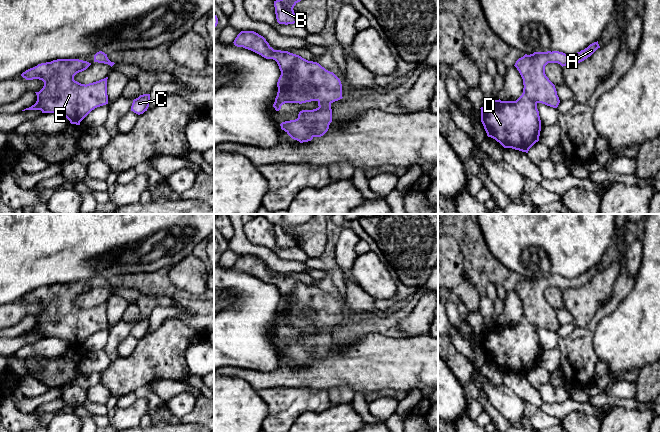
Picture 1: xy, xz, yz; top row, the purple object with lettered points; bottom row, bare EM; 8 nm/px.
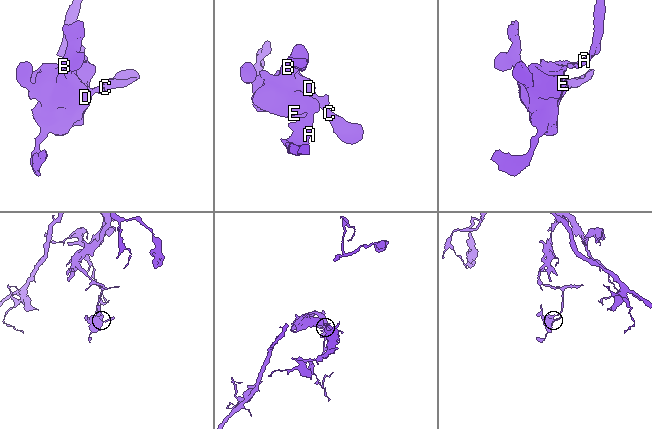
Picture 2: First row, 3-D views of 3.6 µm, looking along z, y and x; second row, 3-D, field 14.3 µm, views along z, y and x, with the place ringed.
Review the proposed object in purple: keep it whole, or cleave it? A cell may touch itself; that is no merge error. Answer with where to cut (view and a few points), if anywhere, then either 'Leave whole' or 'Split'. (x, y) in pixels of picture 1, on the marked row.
No split. Leave whole

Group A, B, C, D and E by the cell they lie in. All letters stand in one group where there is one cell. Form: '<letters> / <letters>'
A B C D E

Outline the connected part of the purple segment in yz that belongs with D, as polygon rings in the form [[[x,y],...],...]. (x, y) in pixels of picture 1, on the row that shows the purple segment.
[[[598,41],[590,44],[584,50],[575,54],[565,54],[559,51],[534,52],[525,54],[519,58],[515,67],[523,79],[523,93],[516,101],[488,100],[486,105],[481,107],[481,122],[488,137],[495,139],[504,148],[512,148],[528,153],[529,149],[539,141],[541,131],[541,120],[537,104],[542,103],[547,106],[557,108],[560,100],[557,95],[555,85],[545,74],[545,66],[548,63],[558,63],[562,67],[569,64],[578,64],[590,57],[598,48]]]

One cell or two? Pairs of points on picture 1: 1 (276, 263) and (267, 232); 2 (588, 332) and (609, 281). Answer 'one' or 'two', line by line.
1: two
2: two

